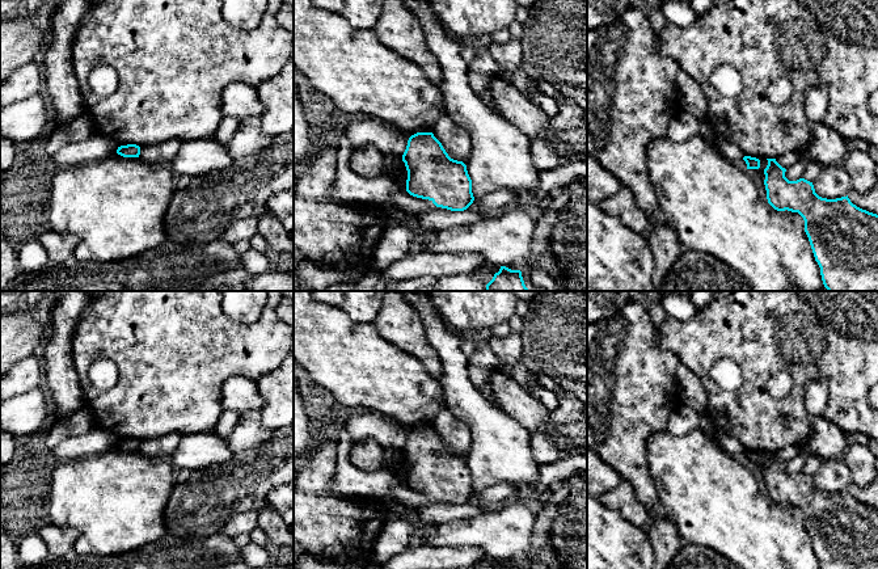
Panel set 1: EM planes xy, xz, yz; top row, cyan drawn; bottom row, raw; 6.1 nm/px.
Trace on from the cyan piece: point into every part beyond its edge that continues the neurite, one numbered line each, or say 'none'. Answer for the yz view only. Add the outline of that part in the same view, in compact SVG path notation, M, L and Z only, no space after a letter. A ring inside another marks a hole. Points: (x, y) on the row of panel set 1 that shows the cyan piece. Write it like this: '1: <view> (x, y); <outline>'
none

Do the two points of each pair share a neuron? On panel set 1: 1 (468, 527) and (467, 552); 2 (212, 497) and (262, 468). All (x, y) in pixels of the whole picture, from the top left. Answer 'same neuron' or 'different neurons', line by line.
1: different neurons
2: same neuron

